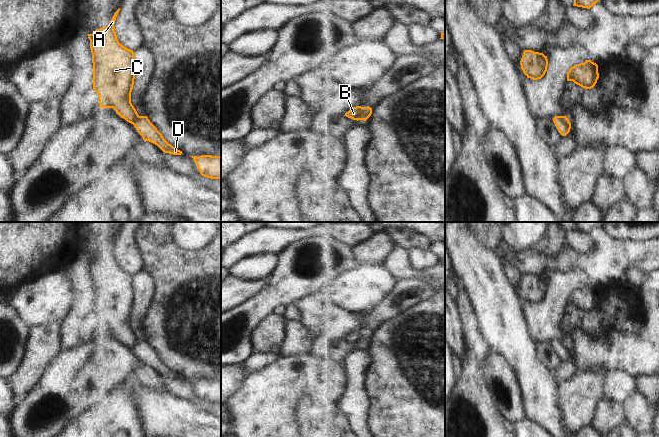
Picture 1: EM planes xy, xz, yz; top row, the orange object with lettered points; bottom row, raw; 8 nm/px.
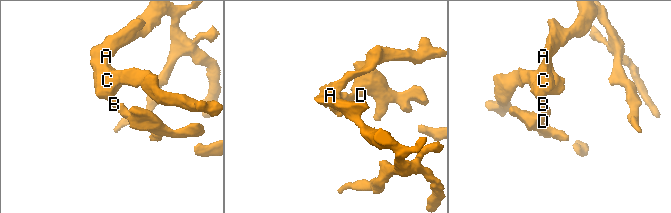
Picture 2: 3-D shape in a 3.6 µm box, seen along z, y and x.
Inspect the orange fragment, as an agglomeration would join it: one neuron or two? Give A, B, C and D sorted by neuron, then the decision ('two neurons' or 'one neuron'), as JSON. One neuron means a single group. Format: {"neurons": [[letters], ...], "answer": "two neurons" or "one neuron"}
{"neurons": [["A", "B", "C"], ["D"]], "answer": "two neurons"}

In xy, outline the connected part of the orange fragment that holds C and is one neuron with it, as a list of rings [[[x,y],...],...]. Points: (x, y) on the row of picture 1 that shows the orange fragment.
[[[120,8],[109,25],[87,34],[93,63],[93,89],[101,108],[113,108],[127,122],[134,124],[139,115],[131,103],[135,79],[134,52],[117,39],[114,24]]]

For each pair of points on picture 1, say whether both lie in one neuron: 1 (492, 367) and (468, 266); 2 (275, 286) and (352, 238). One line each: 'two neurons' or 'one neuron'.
1: two neurons
2: two neurons

